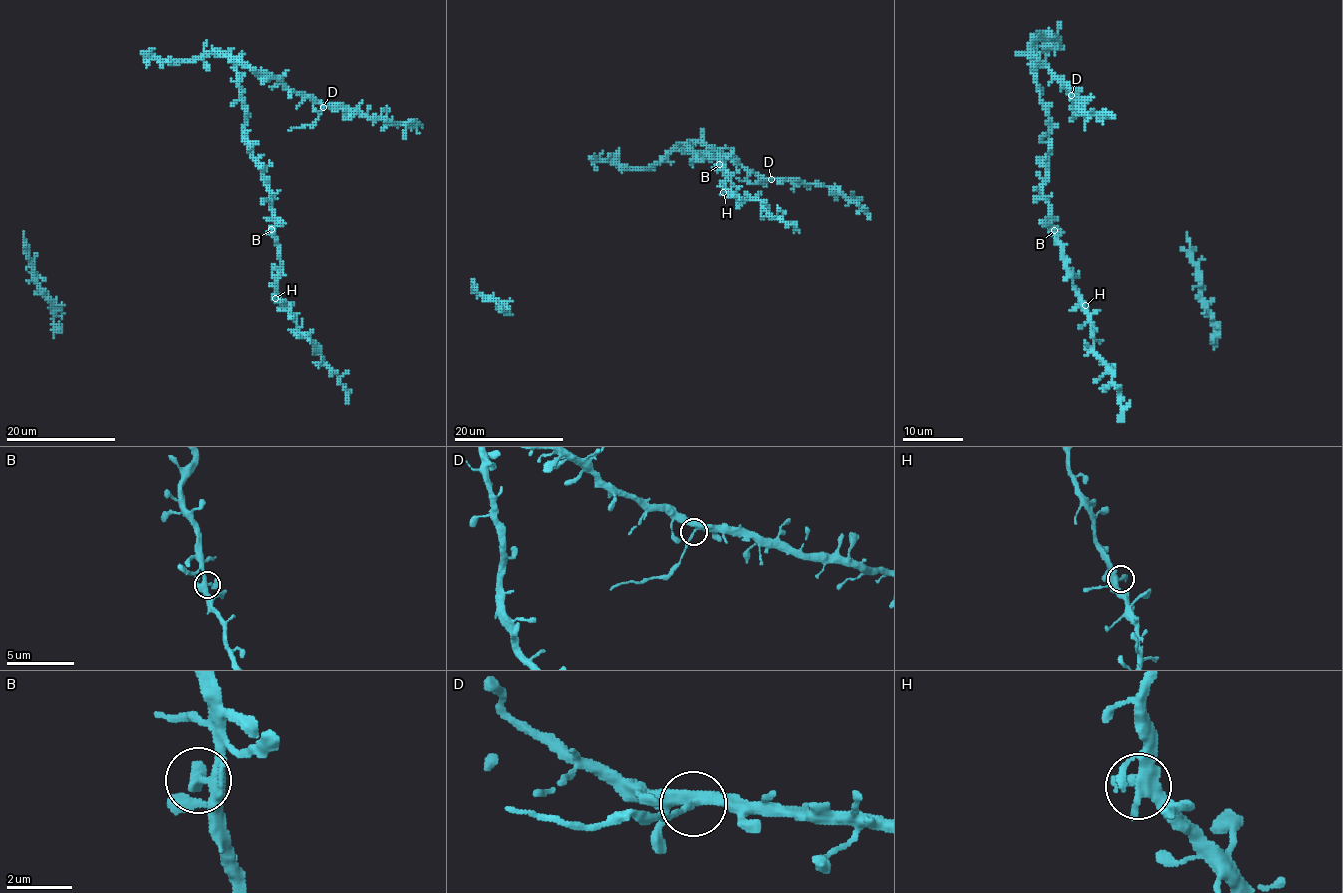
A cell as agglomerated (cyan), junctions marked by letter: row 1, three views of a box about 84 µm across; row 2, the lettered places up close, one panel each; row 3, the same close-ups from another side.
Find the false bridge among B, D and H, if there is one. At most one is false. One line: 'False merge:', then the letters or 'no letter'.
False merge: D

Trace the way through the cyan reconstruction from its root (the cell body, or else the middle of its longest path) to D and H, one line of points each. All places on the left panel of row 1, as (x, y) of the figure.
D: (274, 224), (263, 167), (251, 154), (245, 138), (245, 111), (236, 64), (267, 71), (323, 106)
H: (274, 224), (274, 240), (281, 259), (275, 298)

